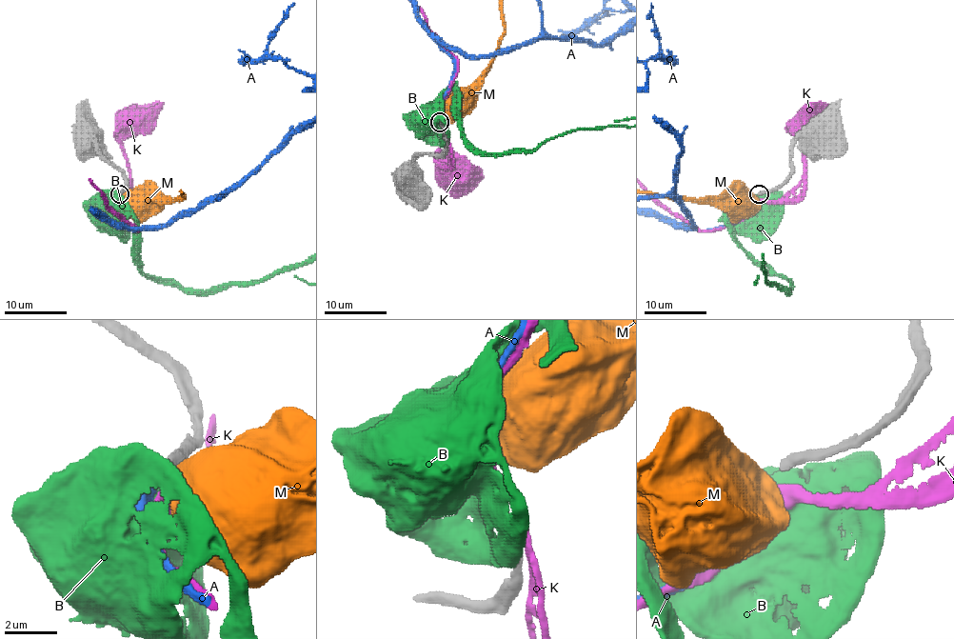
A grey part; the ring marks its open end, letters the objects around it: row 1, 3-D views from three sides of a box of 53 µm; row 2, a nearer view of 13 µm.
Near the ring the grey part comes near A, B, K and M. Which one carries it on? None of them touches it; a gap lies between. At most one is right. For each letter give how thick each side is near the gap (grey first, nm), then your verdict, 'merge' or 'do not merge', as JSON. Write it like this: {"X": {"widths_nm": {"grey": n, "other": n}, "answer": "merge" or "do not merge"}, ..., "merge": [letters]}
{"A": {"widths_nm": {"grey": 380, "other": 320}, "answer": "merge"}, "B": {"widths_nm": {"grey": 380, "other": 950}, "answer": "do not merge"}, "K": {"widths_nm": {"grey": 380, "other": 380}, "answer": "do not merge"}, "M": {"widths_nm": {"grey": 380, "other": 800}, "answer": "do not merge"}, "merge": ["A"]}

